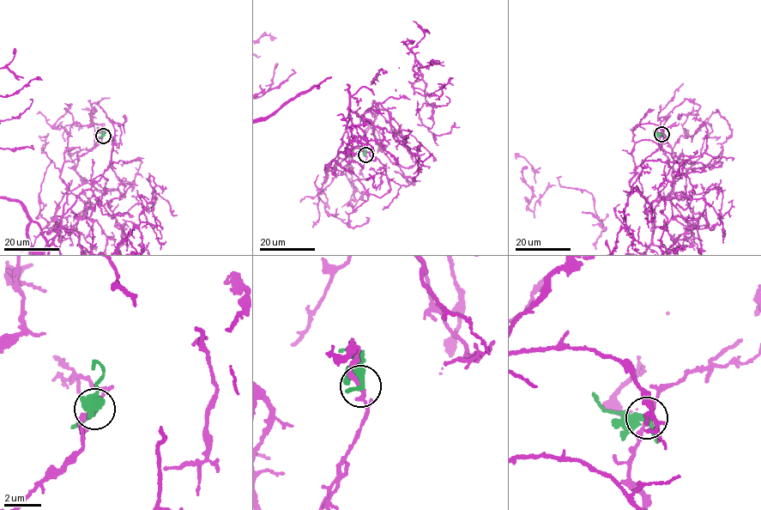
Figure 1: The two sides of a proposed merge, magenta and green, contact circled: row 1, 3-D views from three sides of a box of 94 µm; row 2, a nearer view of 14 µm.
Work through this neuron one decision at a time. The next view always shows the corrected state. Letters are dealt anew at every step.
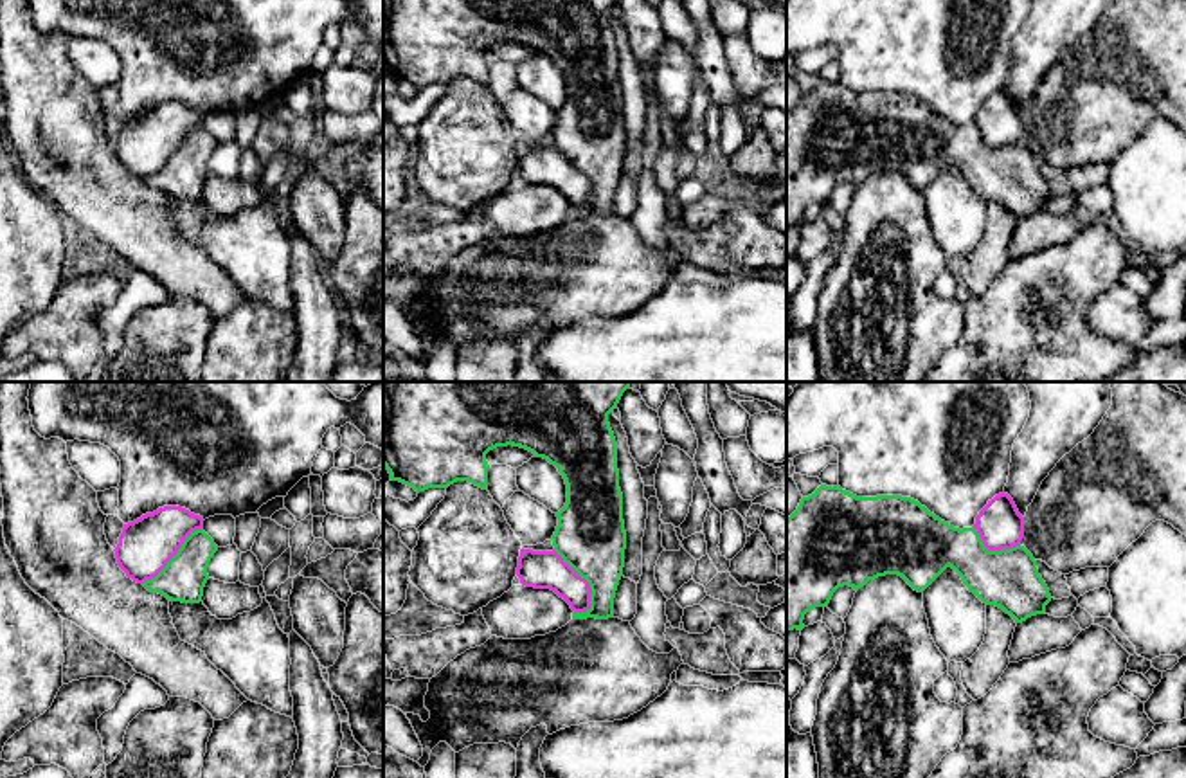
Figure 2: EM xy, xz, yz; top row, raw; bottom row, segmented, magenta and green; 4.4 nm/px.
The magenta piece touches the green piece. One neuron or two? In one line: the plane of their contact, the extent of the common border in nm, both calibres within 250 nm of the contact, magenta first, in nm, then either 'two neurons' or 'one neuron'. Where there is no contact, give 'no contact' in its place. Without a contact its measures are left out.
contact in xz; length 320 nm; calibres 180 and 320 nm; two neurons

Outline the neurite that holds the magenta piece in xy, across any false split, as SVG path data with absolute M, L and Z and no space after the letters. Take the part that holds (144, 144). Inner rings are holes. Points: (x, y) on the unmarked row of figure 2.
M164 103L124 121L113 146L119 164L137 180L155 175L184 137L203 124L203 113L180 103Z

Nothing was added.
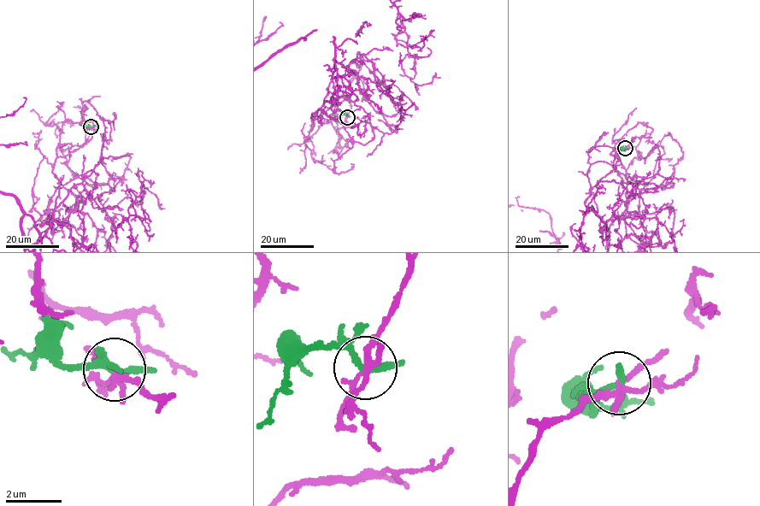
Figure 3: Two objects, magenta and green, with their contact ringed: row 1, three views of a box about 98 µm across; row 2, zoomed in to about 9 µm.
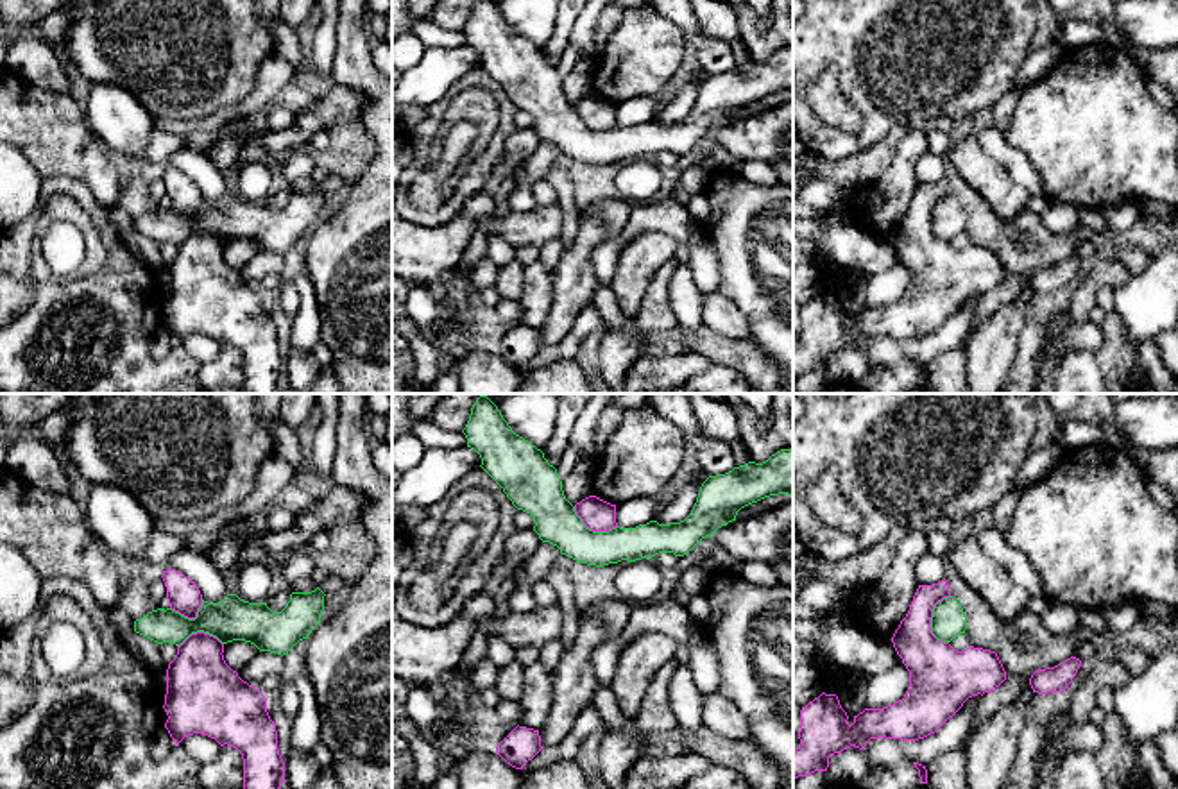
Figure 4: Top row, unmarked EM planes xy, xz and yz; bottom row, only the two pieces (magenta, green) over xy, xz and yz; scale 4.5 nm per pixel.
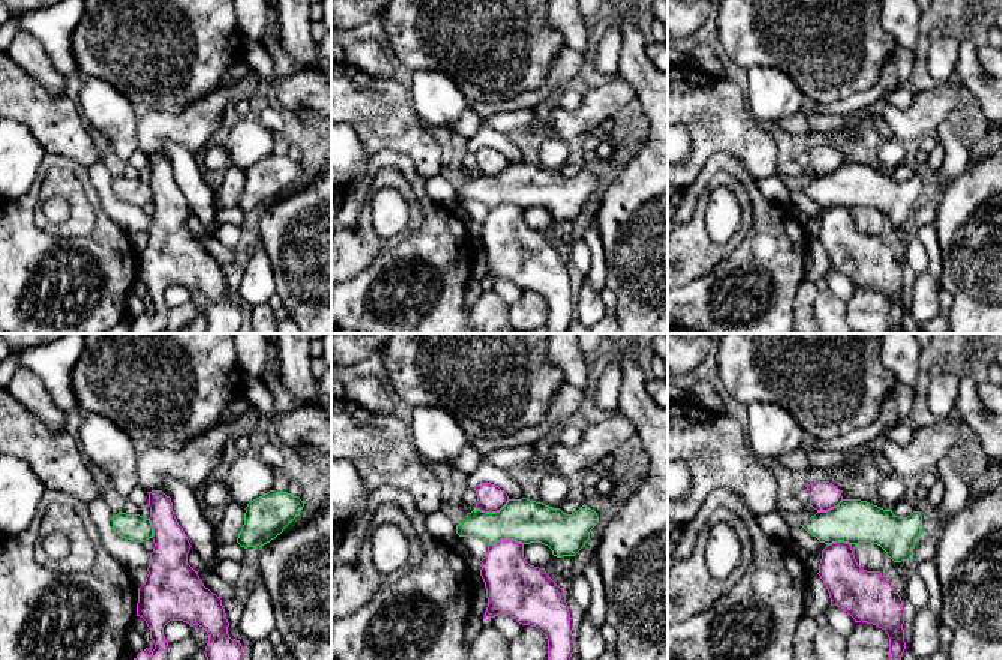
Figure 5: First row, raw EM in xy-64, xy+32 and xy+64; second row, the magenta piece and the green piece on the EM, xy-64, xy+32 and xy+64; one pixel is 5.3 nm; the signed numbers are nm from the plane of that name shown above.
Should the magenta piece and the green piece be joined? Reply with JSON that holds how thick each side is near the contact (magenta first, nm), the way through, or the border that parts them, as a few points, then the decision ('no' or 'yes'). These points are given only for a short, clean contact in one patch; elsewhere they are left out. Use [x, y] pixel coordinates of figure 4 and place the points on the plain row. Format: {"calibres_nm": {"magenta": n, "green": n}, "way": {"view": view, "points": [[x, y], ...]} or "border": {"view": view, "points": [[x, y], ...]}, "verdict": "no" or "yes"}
{"calibres_nm": {"magenta": 260, "green": 150}, "border": {"view": "yz", "points": [[949, 194], [935, 204], [931, 217], [931, 231], [942, 242]]}, "verdict": "no"}

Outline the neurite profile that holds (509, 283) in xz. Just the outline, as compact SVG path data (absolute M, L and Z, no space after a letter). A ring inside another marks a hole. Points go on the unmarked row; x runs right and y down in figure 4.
M512 259L508 265L498 270L492 288L499 293L501 299L519 301L523 292L523 276L525 267Z

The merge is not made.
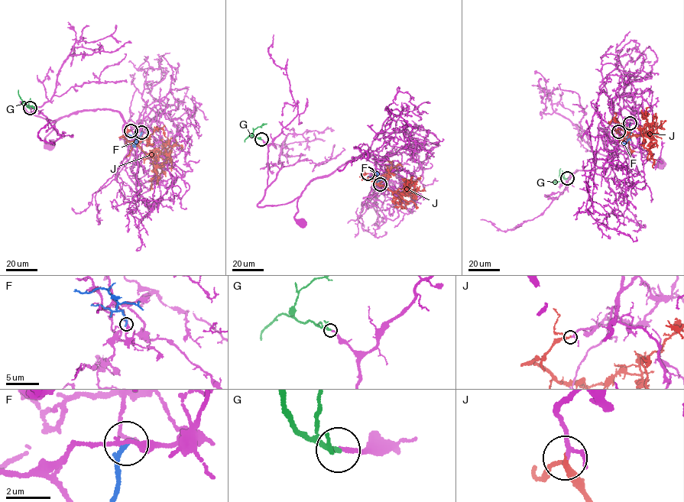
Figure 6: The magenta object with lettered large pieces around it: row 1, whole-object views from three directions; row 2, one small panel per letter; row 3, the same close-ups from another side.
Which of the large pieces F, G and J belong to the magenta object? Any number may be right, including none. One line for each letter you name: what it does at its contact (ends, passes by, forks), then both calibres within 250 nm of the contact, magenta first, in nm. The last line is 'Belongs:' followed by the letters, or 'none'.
G: it passes by | 140/180 nm
Belongs: G

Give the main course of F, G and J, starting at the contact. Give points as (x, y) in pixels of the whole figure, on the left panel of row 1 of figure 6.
F: (141, 132), (134, 147), (133, 144)
G: (30, 108), (24, 102), (36, 111)
J: (131, 131), (121, 137), (140, 146), (146, 153), (156, 149), (165, 150), (171, 157), (172, 170)

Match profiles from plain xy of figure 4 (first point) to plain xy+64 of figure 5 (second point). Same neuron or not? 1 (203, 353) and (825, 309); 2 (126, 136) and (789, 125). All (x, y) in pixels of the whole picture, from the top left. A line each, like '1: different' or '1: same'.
1: different
2: different

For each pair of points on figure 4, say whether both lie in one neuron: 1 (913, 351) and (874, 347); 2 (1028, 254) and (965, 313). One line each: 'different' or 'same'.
1: same
2: different

